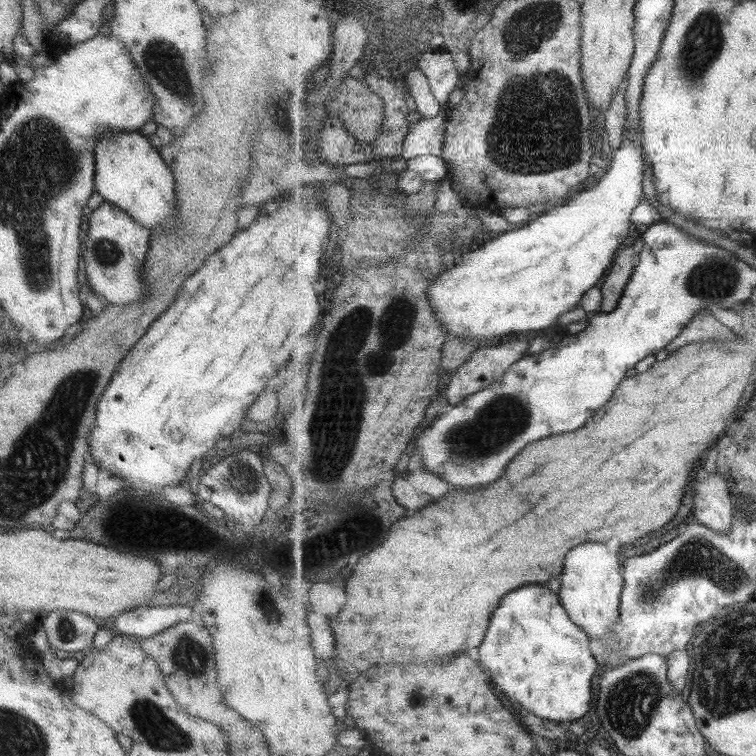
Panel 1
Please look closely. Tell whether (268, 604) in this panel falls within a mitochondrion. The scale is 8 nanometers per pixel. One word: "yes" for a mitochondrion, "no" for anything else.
yes

